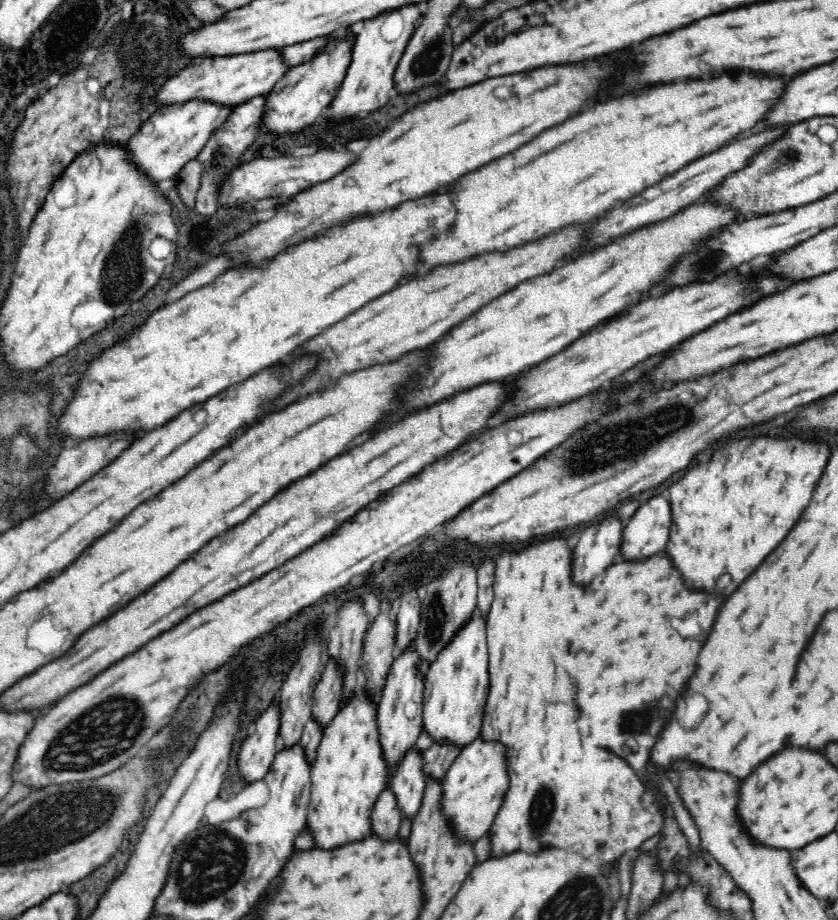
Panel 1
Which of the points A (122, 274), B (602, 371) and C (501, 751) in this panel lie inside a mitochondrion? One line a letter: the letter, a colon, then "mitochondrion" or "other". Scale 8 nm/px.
A: mitochondrion
B: other
C: other

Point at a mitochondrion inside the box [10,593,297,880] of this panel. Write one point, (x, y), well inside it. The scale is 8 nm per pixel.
(102, 732)

